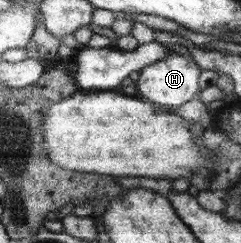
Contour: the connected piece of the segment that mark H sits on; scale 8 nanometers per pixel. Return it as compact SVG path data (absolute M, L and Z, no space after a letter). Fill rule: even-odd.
M174 51L139 71L140 77L134 81L136 95L169 107L178 107L194 98L202 72L194 59Z

